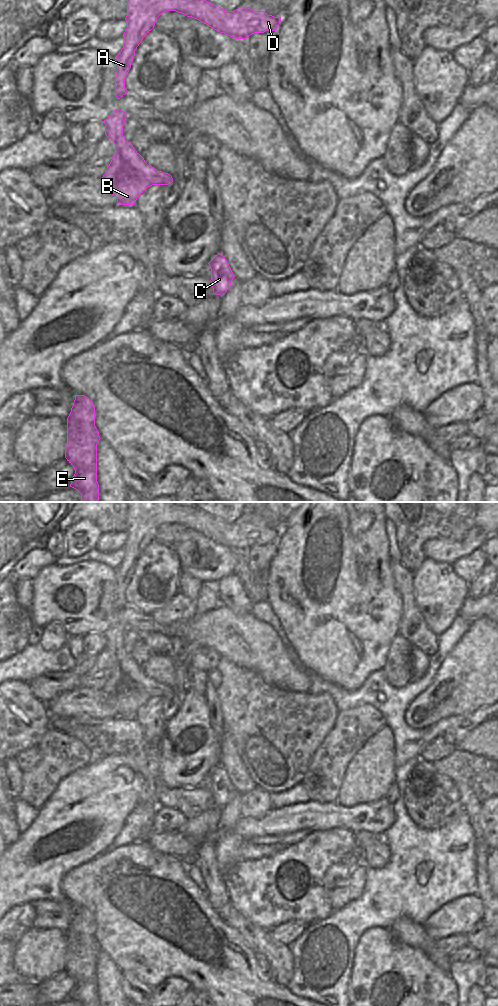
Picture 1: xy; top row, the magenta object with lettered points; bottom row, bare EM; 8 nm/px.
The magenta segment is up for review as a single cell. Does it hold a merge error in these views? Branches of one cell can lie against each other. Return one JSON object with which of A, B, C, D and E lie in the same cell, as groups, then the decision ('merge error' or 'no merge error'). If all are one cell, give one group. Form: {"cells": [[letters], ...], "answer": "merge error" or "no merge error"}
{"cells": [["A", "B", "C", "D", "E"]], "answer": "no merge error"}

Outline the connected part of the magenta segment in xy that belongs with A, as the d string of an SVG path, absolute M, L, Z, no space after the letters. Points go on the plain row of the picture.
M127 502L127 540L123 546L125 554L115 569L115 608L118 611L128 605L125 590L131 580L135 562L154 540L157 530L166 523L176 523L197 531L235 551L247 551L254 545L275 543L281 534L281 529L254 523L243 517L234 523L226 523L195 505L182 507L173 502Z

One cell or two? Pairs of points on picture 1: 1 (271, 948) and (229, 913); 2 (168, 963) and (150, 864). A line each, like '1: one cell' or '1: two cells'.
1: one cell
2: one cell

